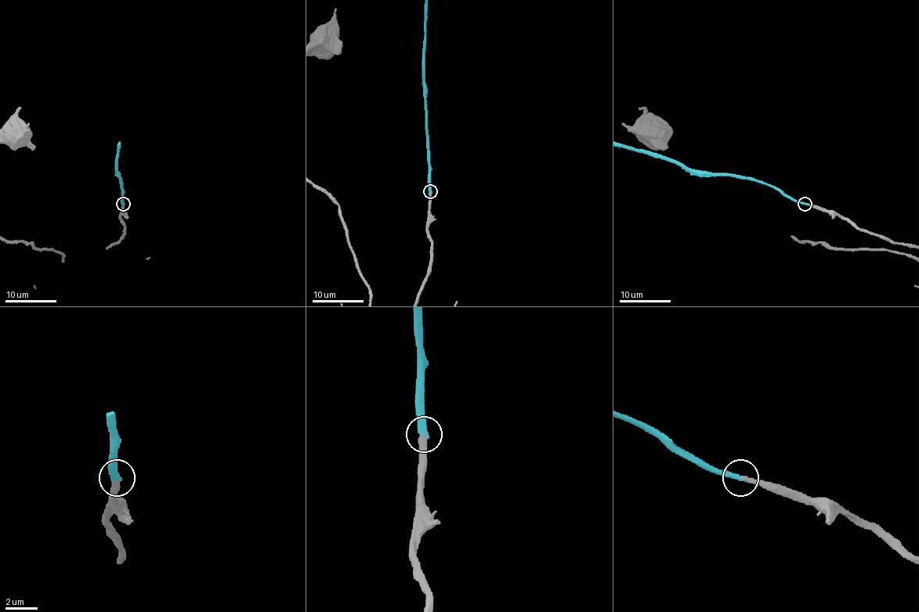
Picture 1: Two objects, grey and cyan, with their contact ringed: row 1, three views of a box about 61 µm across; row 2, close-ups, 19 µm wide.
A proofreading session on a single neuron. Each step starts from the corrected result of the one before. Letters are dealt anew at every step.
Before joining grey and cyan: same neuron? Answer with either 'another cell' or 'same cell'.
same cell

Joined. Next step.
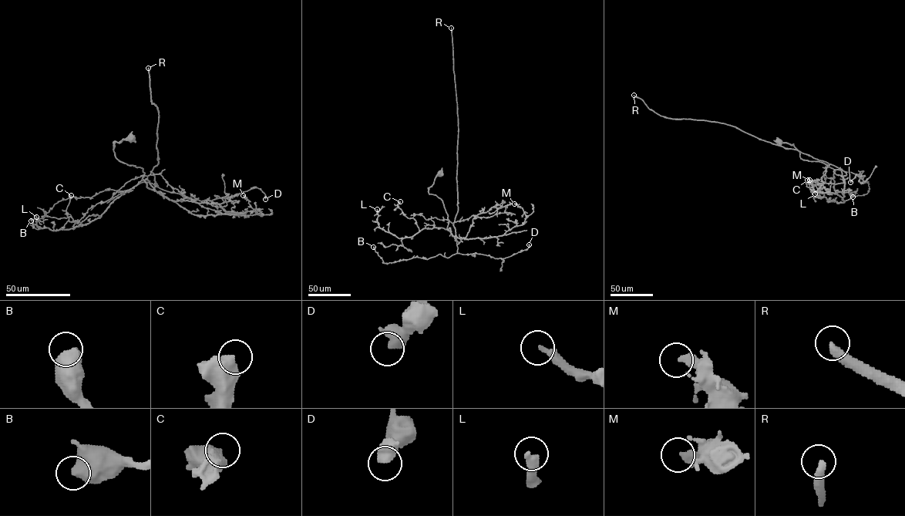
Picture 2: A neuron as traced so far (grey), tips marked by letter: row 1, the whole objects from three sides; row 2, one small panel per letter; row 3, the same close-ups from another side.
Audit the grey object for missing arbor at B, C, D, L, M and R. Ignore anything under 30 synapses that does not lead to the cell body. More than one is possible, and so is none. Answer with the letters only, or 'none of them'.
R

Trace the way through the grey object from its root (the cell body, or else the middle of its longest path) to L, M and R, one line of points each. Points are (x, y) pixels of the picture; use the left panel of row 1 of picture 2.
L: (130, 139), (115, 142), (115, 156), (142, 168), (144, 175), (99, 217), (52, 231), (38, 227), (36, 217)
M: (130, 139), (115, 142), (115, 156), (142, 168), (142, 180), (191, 213), (260, 214), (243, 195)
R: (130, 139), (115, 142), (115, 156), (142, 168), (142, 180), (153, 190), (159, 112), (151, 102), (148, 68)

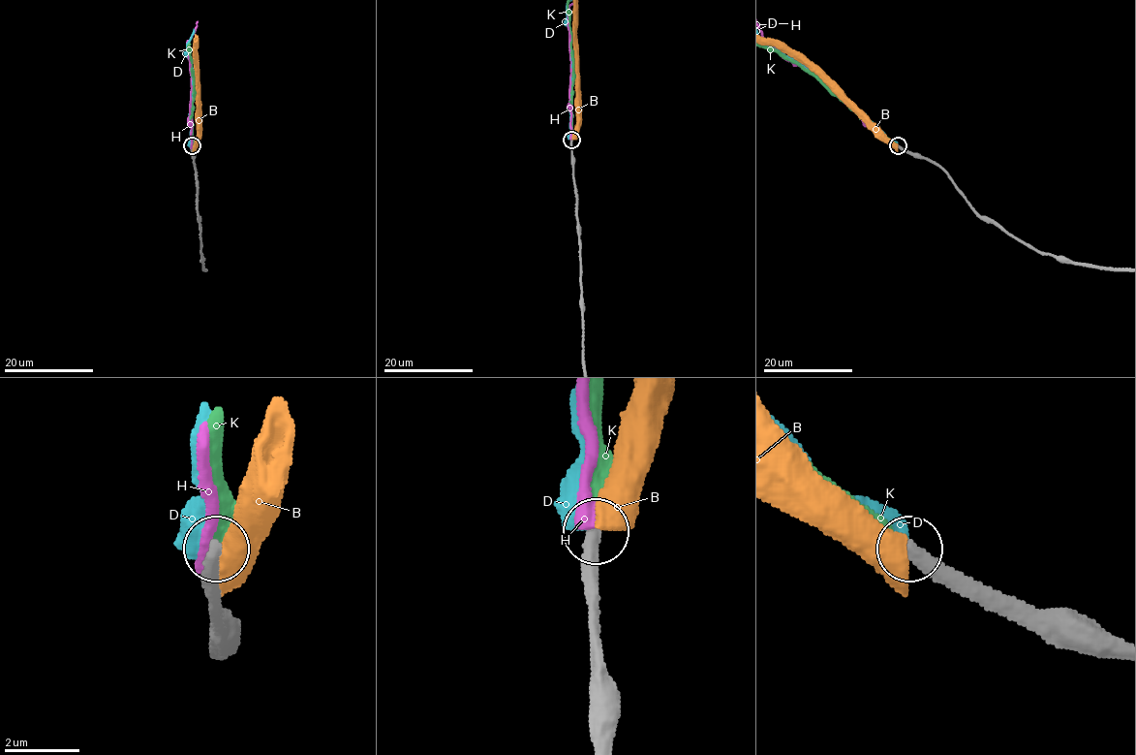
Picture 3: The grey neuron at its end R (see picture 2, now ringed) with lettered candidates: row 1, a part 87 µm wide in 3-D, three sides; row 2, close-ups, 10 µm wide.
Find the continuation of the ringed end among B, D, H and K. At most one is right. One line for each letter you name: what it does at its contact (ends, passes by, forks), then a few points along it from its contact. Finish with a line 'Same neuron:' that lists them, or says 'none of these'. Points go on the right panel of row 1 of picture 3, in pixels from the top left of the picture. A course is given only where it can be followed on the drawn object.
K: it ends
Same neuron: K

